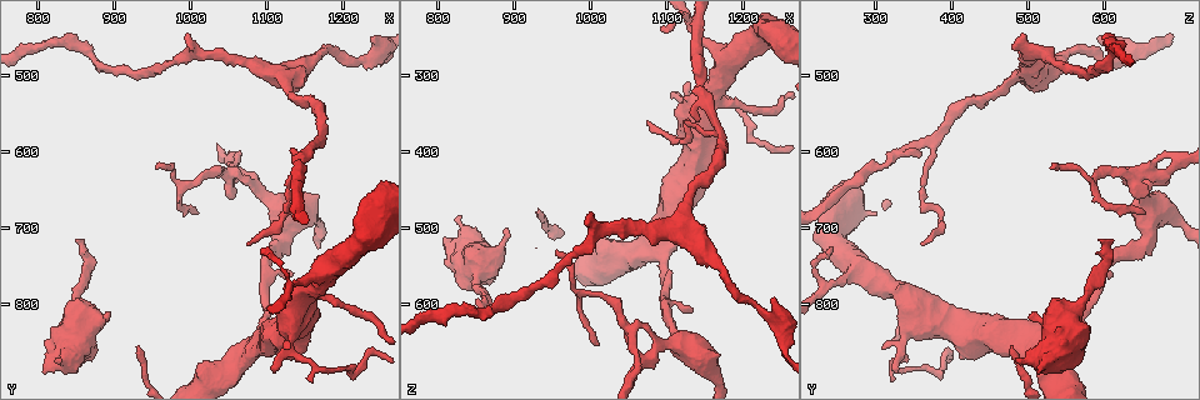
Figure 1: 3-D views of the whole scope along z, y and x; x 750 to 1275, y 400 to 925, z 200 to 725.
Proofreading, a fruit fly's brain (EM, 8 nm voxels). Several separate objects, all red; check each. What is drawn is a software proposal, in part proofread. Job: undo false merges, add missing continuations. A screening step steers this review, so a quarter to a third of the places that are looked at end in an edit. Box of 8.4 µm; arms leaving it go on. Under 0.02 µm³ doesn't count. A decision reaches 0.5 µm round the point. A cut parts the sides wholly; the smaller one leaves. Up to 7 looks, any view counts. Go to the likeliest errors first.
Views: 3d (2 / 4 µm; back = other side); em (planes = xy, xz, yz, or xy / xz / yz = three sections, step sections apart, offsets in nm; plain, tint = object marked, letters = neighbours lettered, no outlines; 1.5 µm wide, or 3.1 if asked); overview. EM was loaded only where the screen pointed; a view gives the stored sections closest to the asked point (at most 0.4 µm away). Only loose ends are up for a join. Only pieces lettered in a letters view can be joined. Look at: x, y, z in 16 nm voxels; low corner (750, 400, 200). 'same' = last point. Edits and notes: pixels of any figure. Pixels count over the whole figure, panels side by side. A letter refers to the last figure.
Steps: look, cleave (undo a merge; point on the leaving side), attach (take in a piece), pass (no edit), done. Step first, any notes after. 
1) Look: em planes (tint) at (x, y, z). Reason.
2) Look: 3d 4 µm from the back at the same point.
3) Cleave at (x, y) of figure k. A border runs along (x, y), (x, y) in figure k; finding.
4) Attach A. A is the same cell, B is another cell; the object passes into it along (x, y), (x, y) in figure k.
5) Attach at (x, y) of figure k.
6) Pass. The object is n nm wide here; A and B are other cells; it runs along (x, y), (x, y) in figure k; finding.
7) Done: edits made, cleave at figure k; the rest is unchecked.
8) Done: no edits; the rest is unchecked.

Look: em planes (letters) at (850, 710, 590).

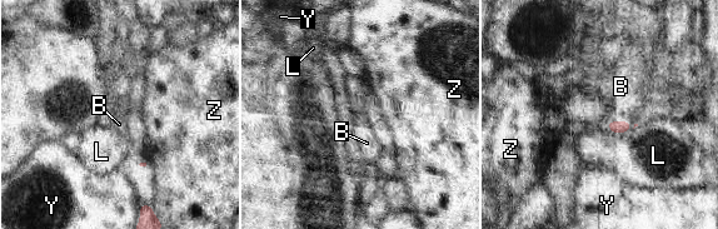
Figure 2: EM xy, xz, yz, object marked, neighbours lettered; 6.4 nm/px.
Attach B. B is the same cell, L, Y and Z are other cells; the object passes into it along (614, 127), (621, 122), (621, 86) in figure 2; the cell continues.

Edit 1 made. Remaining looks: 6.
Look: em xz step 4 (letters) at (955, 615, 525). Thin end.

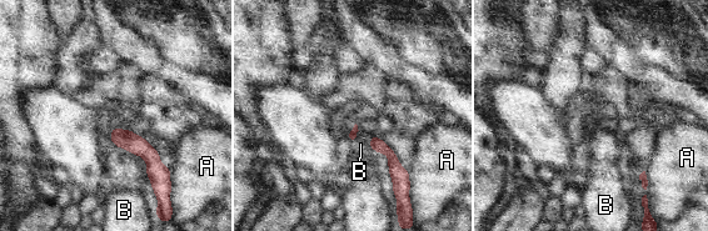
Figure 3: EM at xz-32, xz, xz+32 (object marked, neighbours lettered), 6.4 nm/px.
Pass. A and B are other cells; it runs along (115, 130), (164, 169) in figure 3; none of them fits.

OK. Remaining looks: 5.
Look: em planes (tint) at (850, 825, 545). Calibre changes.

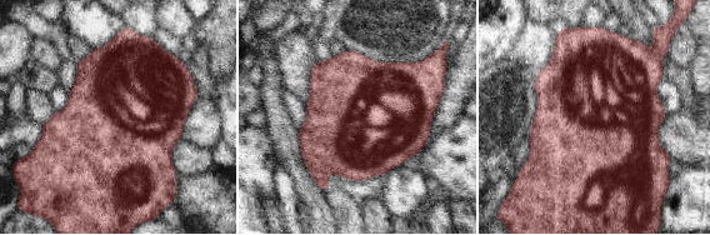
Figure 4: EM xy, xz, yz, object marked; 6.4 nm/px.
Look: em planes (letters) at the same point. What lies round it.

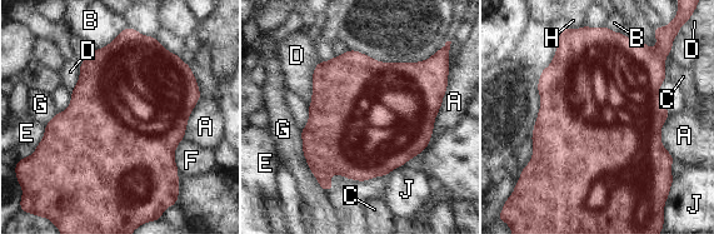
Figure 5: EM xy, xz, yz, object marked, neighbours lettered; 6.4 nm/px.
Pass. The object is 750 nm wide here; A, B, C, D, E, F, G, H and J are other cells; a border runs along (320, 61), (313, 71), (308, 106) in figure 5; one cell here.

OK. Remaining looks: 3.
Done: edits made, attach at figure 2; the rest is unchecked.

